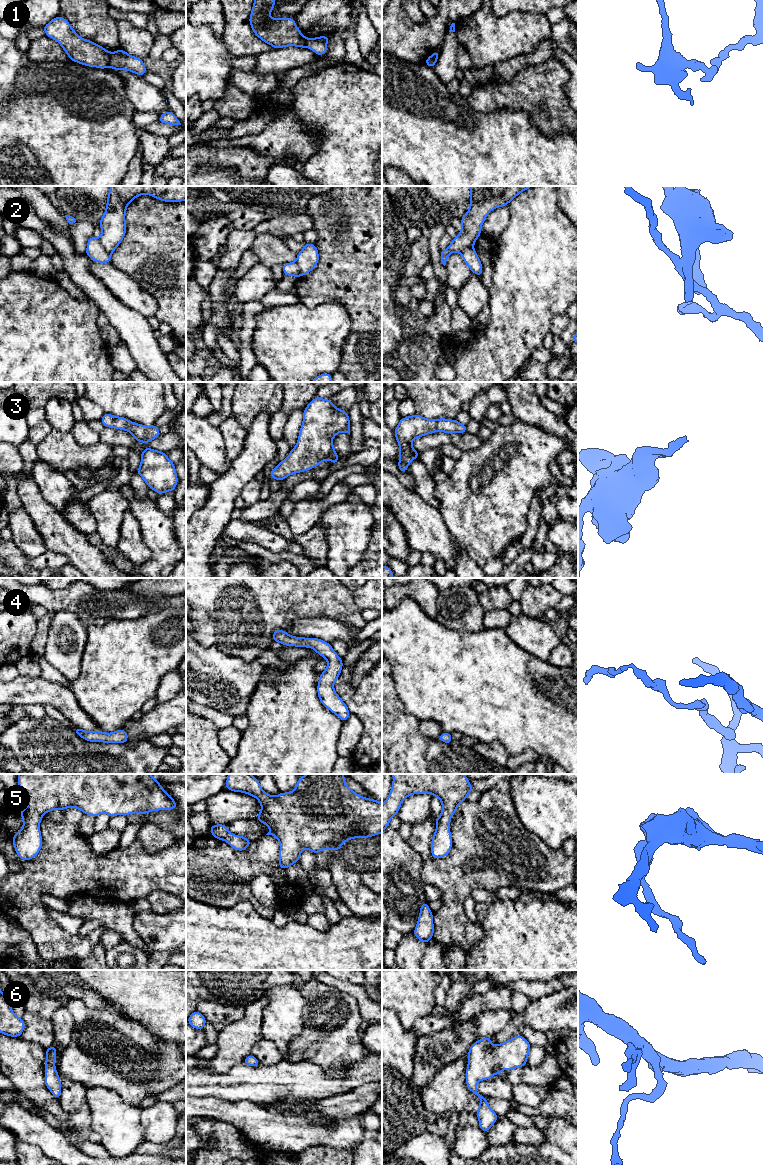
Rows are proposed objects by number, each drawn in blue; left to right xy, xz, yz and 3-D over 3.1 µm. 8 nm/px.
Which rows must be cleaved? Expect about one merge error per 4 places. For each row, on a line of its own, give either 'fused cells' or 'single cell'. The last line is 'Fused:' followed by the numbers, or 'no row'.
1: fused cells
2: fused cells
3: single cell
4: single cell
5: single cell
6: single cell
Fused: 1, 2

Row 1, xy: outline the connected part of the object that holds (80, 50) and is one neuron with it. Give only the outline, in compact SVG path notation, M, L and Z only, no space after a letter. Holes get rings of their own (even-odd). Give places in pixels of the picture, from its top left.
M58 15L42 28L47 37L61 45L71 61L100 69L109 66L110 52L90 40L81 38L65 18Z

